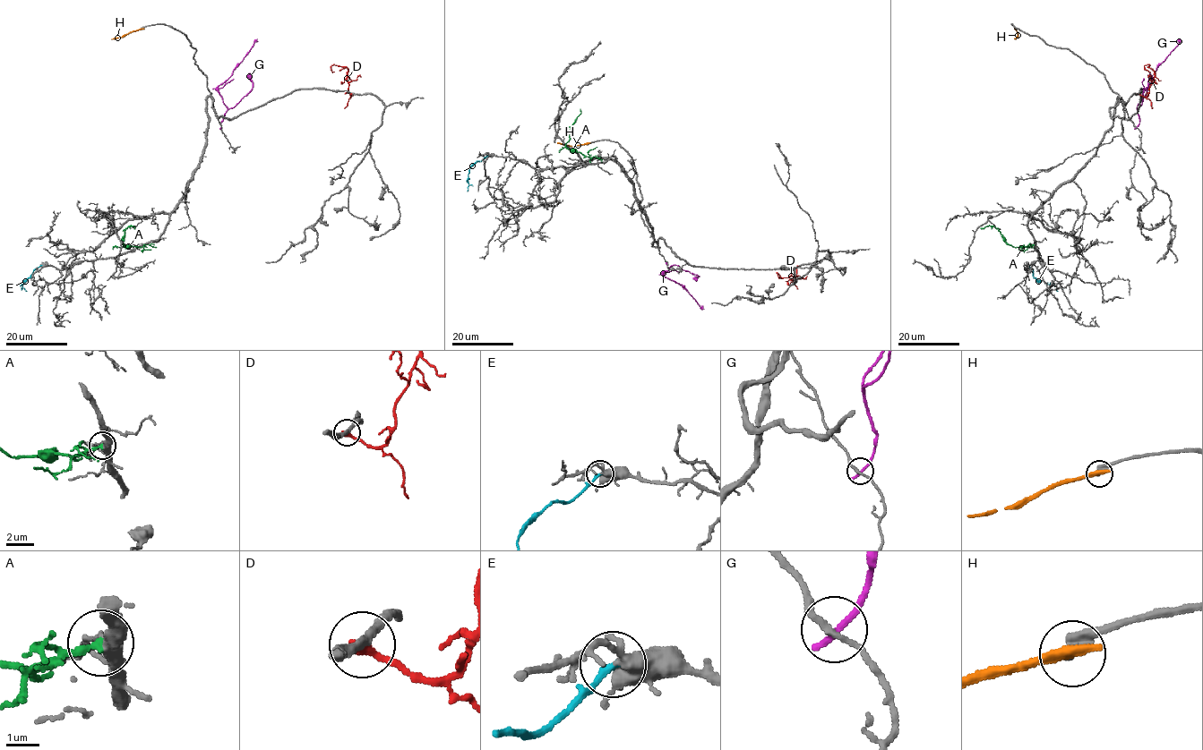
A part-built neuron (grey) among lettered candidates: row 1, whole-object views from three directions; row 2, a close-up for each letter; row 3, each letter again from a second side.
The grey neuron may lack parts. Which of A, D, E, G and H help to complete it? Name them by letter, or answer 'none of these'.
E

